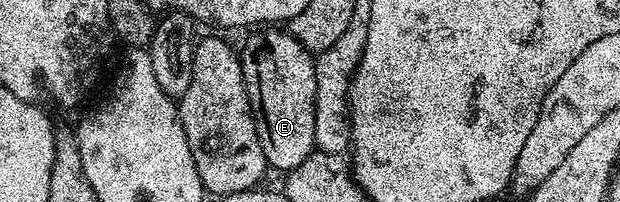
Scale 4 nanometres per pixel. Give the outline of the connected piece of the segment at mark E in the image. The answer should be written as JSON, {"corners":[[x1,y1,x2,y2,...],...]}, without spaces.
{"corners":[[270,26,265,30,255,32,258,33,248,37,246,45,240,48,244,82,256,122,256,134,260,138,260,146,264,150,266,163,271,169,279,168,282,174,287,174,298,168,309,155,316,151,314,146,314,135,316,134,315,57,290,31,283,30,281,27]]}

